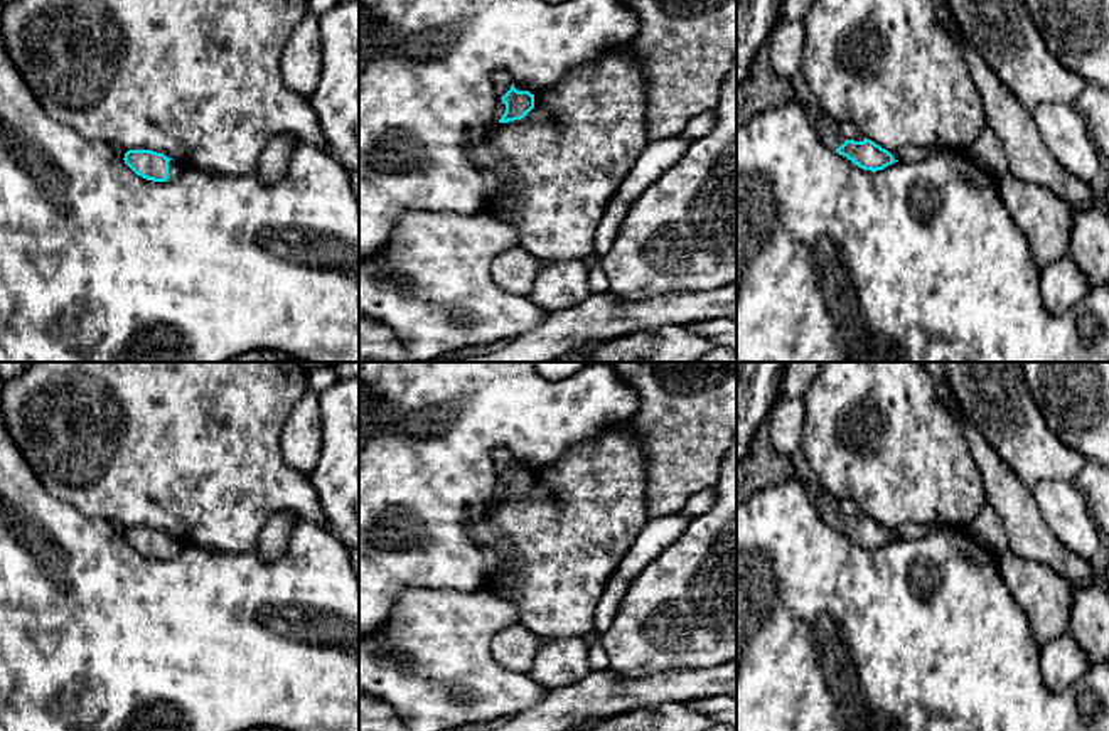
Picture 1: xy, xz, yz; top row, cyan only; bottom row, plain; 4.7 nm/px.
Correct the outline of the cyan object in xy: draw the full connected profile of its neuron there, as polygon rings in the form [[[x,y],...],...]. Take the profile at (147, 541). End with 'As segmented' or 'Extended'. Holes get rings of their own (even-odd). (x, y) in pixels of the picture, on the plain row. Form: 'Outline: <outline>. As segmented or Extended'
Outline: [[[128,527],[123,537],[137,552],[153,559],[174,558],[185,547],[175,537],[152,527]]]. Extended

